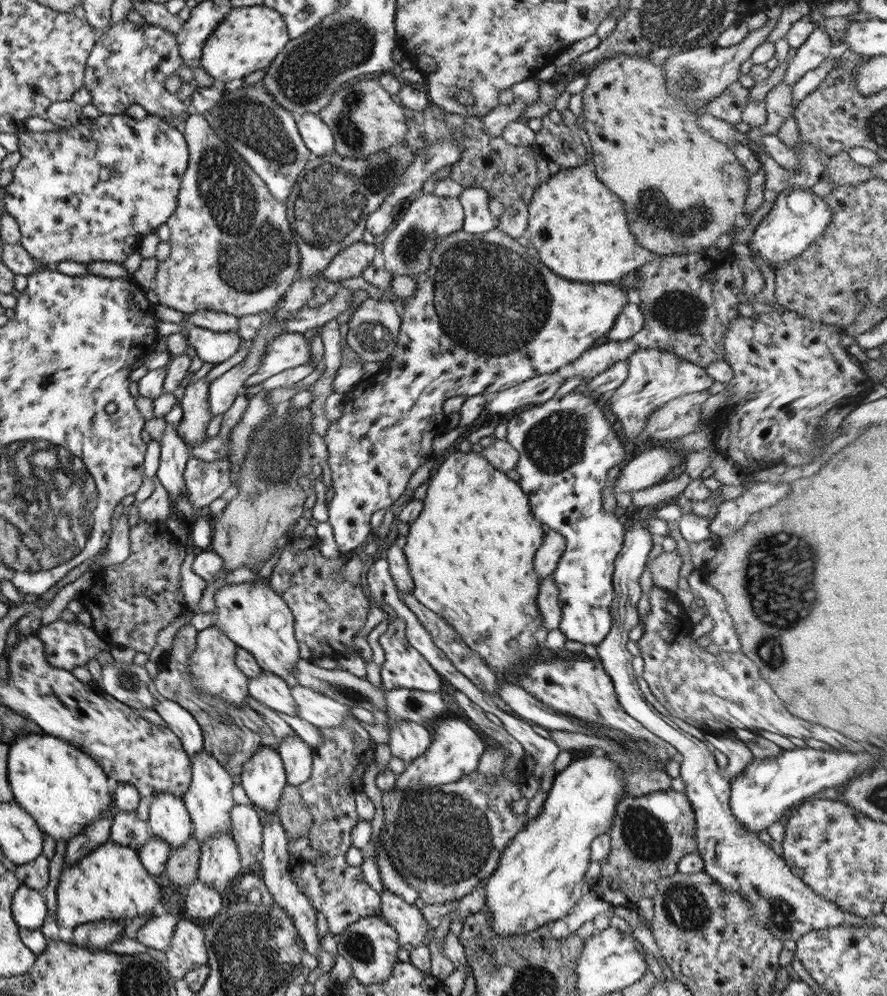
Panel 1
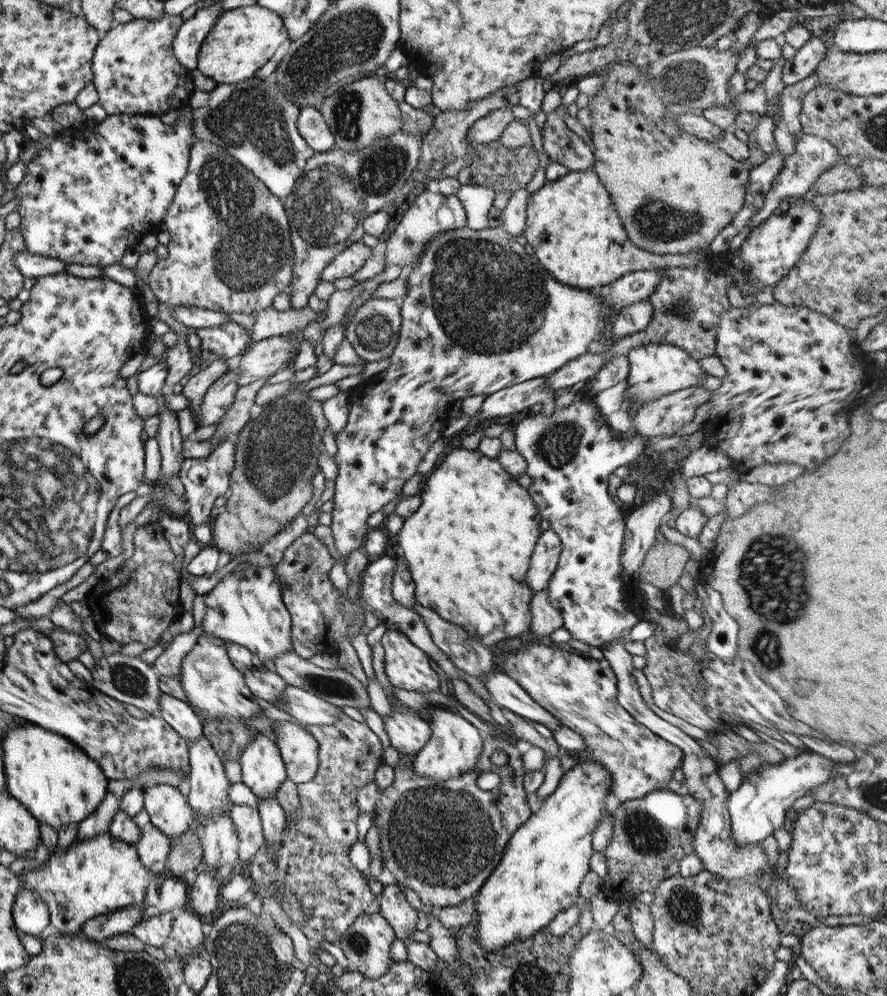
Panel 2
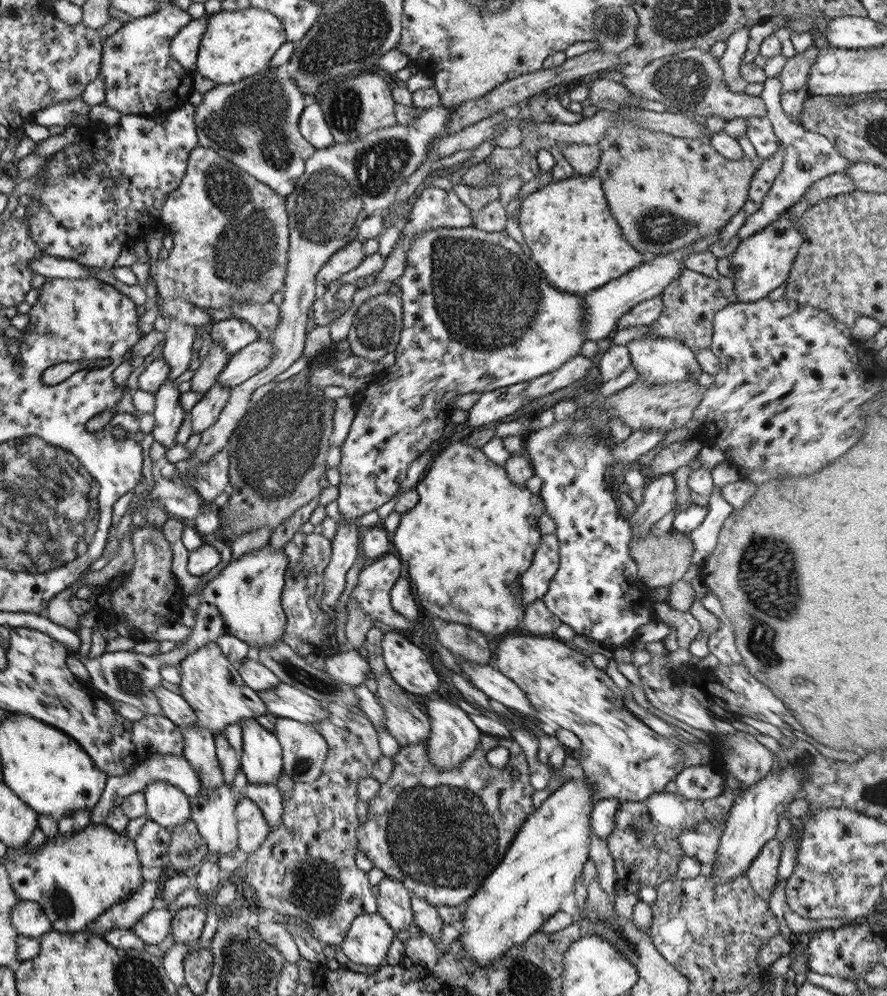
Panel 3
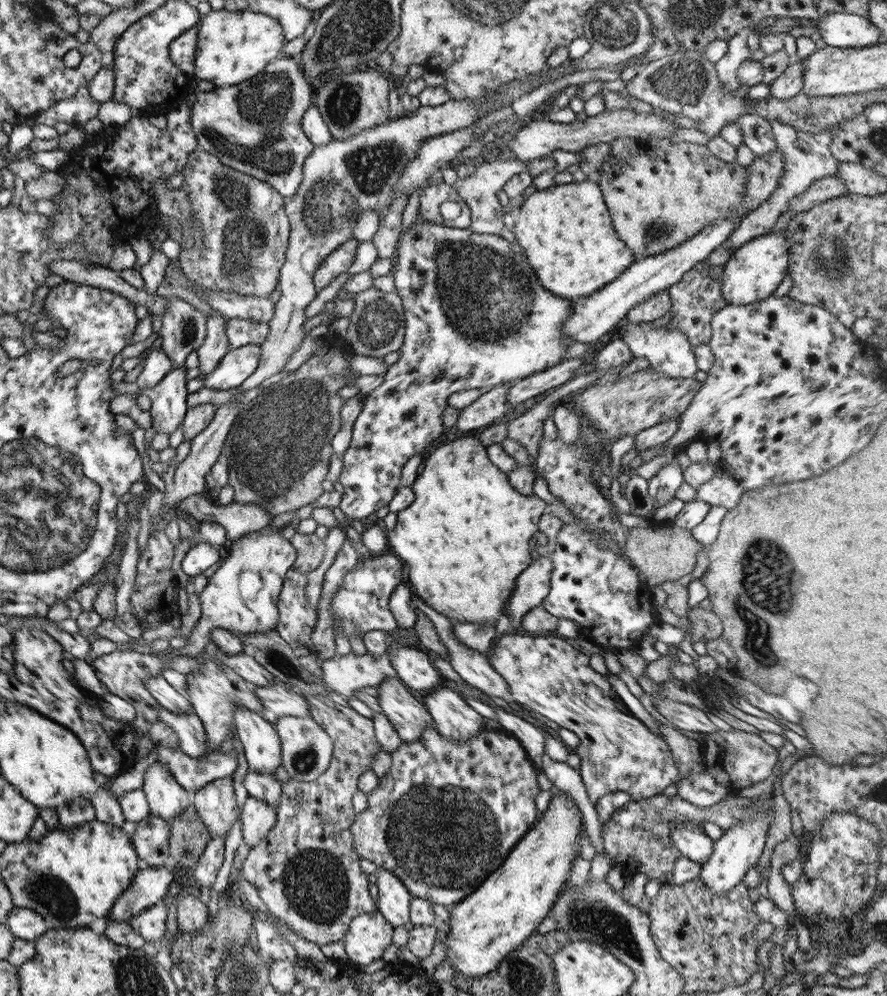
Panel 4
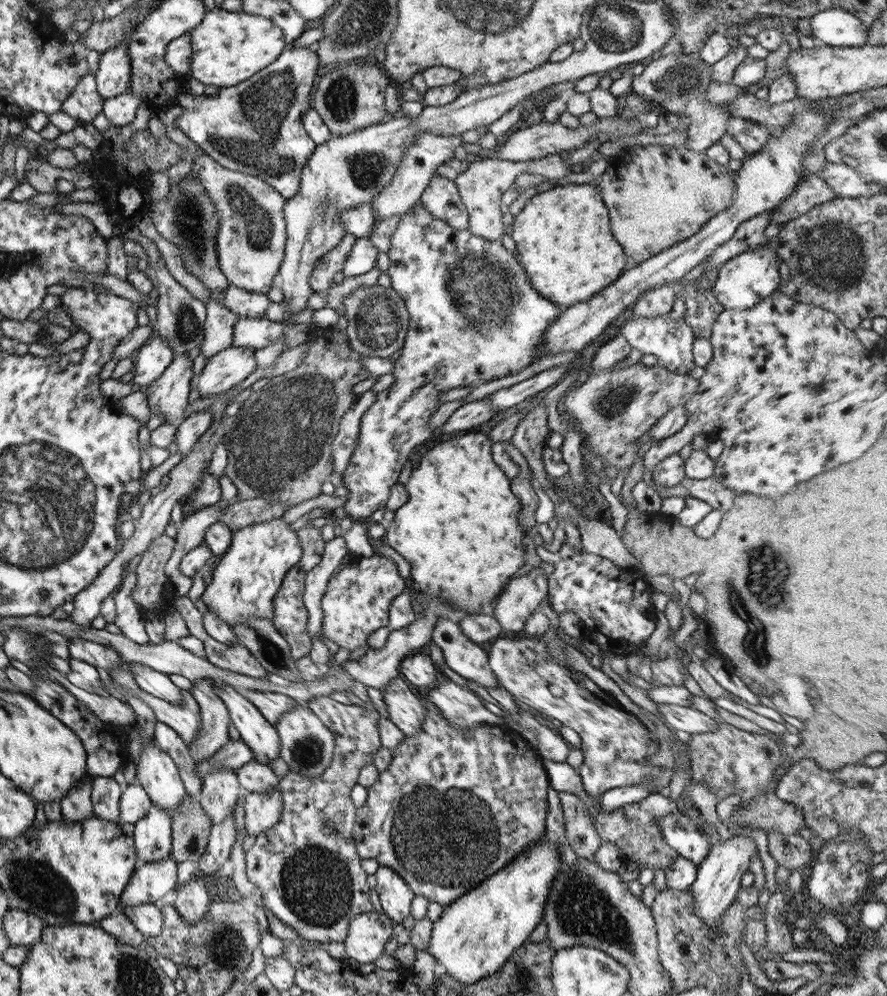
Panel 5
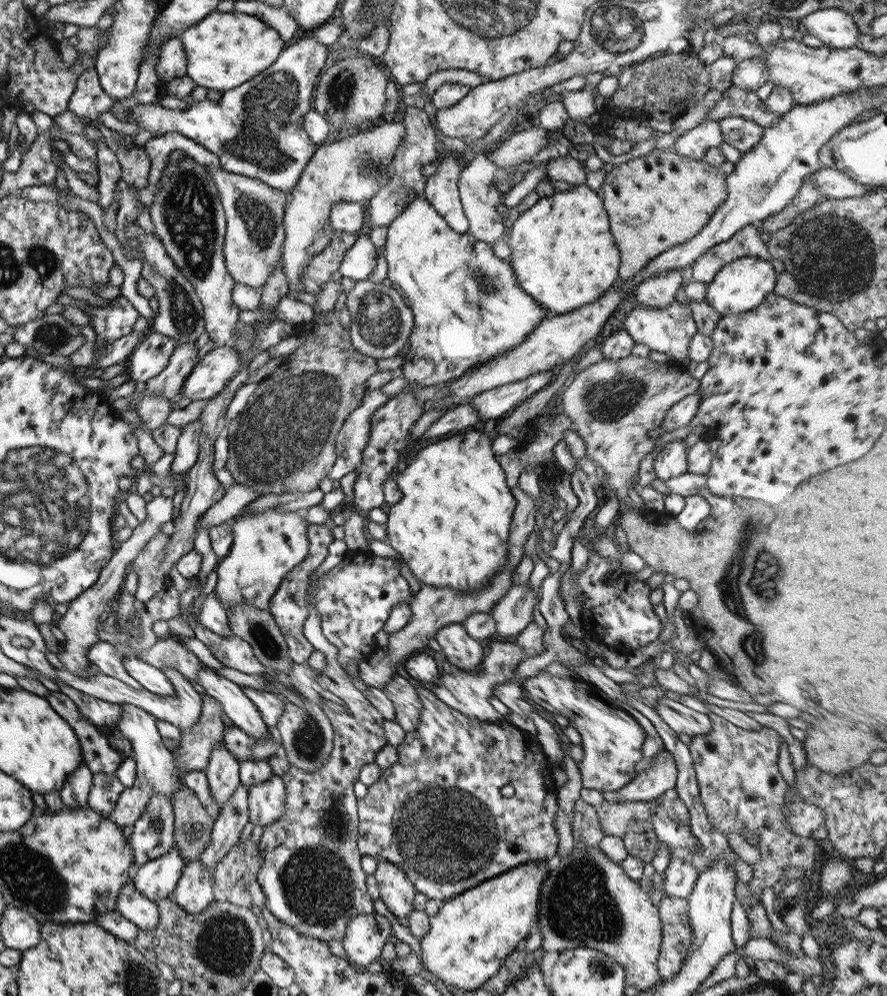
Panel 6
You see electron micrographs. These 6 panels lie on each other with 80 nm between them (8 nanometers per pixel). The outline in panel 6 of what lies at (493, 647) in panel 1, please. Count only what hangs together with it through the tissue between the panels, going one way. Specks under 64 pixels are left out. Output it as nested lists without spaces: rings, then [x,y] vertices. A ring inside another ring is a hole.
[[[488,428],[457,432],[447,440],[421,448],[394,477],[402,495],[397,504],[391,504],[386,515],[385,542],[399,554],[421,585],[473,593],[487,587],[508,560],[507,540],[516,500],[510,493],[502,468],[495,461],[491,442]]]

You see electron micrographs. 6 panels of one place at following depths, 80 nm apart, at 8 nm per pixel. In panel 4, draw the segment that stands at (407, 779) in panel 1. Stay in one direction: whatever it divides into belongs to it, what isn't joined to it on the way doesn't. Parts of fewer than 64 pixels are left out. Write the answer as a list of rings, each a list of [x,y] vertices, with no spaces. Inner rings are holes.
[[[442,687],[421,695],[420,699],[434,722],[436,733],[443,738],[465,742],[483,728],[483,717],[466,706],[454,690]]]

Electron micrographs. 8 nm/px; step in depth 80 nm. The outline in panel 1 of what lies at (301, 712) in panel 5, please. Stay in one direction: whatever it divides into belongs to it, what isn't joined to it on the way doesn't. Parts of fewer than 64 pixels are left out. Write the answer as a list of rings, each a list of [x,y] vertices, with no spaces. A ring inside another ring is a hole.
[[[291,734],[281,739],[276,751],[284,768],[286,784],[297,787],[306,782],[311,772],[313,748],[296,734]]]

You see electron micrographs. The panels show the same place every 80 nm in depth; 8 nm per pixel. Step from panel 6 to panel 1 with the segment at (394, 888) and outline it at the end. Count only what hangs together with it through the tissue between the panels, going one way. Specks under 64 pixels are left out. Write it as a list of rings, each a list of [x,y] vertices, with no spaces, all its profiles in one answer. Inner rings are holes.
[[[387,889],[380,894],[379,916],[383,917],[385,922],[395,930],[399,946],[407,952],[414,946],[426,944],[432,933],[432,930],[415,905],[407,904],[400,896],[397,896],[397,894]]]

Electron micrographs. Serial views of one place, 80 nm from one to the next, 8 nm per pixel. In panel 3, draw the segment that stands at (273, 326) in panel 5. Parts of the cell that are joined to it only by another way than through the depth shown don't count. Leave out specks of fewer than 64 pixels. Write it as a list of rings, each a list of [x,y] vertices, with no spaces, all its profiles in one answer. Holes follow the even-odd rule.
[[[235,318],[211,324],[209,338],[215,345],[223,347],[228,356],[260,339],[253,326]]]

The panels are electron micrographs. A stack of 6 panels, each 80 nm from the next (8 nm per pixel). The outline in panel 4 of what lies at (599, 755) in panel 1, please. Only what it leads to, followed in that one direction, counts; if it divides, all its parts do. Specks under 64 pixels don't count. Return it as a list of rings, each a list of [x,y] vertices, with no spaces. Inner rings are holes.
[[[567,792],[553,796],[547,810],[533,822],[529,832],[517,841],[517,846],[513,846],[503,864],[489,874],[471,894],[451,907],[449,921],[445,922],[448,925],[448,937],[444,960],[451,962],[451,966],[459,971],[465,980],[474,980],[478,976],[489,974],[501,964],[509,951],[520,947],[527,937],[534,934],[537,926],[547,917],[549,909],[568,882],[571,863],[578,857],[579,816],[581,815],[577,805]]]

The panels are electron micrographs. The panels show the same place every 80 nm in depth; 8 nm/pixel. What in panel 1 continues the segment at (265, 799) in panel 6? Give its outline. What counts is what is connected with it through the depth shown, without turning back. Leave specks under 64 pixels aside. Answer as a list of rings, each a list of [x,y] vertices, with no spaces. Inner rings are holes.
[[[234,804],[229,814],[229,822],[240,864],[244,870],[254,868],[262,848],[262,825],[257,814],[249,805]]]

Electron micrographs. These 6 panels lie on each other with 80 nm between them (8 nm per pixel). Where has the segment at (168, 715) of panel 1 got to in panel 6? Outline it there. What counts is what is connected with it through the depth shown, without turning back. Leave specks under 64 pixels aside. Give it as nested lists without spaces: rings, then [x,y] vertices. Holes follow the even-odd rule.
[[[135,656],[122,657],[124,671],[147,692],[159,697],[171,697],[174,686],[160,669],[139,660]]]

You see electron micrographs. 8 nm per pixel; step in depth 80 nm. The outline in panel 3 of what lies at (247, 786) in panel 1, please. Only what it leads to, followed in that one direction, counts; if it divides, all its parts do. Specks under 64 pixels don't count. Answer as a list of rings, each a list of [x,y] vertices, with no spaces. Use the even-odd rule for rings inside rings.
[[[242,718],[237,723],[240,723],[242,728],[240,770],[247,783],[253,783],[253,785],[275,784],[283,771],[282,752],[276,736],[265,730],[254,718]]]

